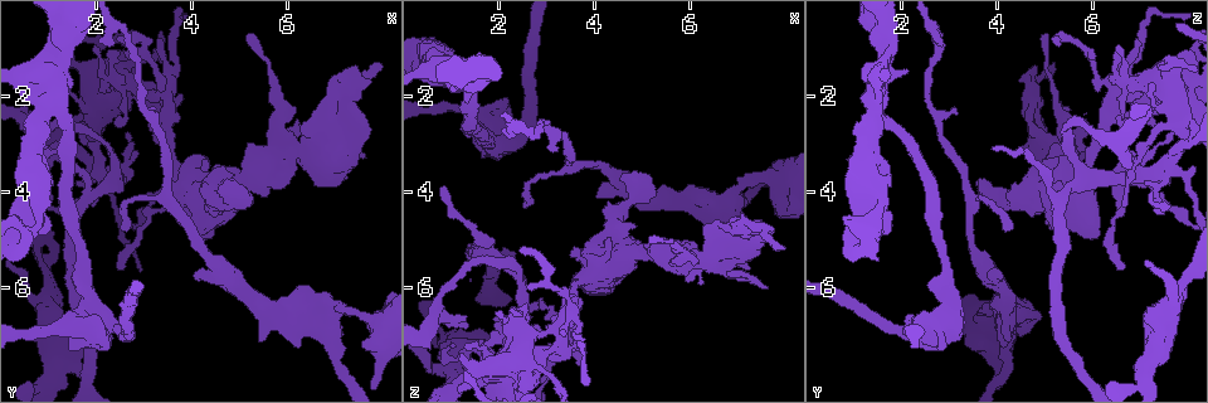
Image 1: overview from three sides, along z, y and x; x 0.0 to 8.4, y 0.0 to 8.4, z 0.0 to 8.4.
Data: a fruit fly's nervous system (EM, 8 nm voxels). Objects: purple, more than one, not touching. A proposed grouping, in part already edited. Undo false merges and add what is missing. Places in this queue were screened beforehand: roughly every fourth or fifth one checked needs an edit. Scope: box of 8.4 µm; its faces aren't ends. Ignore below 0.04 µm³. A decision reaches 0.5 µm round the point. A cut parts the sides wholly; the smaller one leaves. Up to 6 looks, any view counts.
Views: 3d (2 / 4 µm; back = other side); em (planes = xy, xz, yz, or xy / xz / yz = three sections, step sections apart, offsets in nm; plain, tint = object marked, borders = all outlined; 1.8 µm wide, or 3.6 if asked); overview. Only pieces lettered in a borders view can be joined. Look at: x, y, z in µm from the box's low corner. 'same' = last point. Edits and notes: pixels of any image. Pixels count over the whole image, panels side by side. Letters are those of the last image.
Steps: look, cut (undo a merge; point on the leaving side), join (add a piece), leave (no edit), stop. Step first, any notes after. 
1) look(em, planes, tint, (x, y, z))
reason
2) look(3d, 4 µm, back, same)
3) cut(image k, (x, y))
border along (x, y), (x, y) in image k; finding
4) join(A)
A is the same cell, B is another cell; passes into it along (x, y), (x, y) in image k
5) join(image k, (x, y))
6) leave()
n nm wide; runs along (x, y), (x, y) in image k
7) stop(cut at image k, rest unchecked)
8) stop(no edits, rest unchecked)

look(3d, 4 µm, (1.45, 6.70, 2.35))
thick turns thin

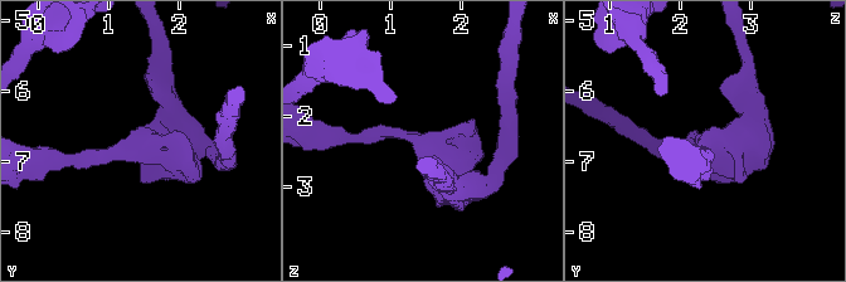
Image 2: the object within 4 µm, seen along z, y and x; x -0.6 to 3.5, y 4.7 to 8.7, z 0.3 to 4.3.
look(em, 3.6 µm, planes, plain, (1.40, 6.70, 2.35))
arms of 200, 420 nm; shape alone is not enough

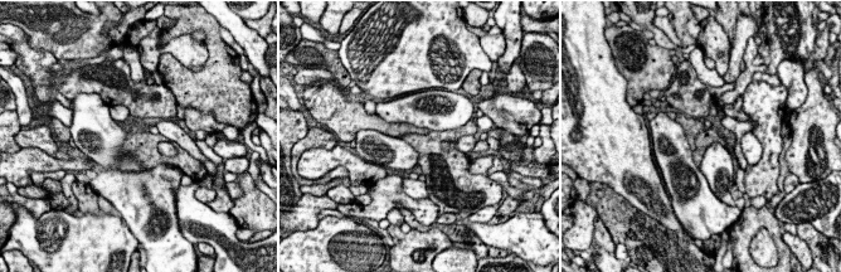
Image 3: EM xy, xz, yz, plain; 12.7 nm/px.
look(em, 3.6 µm, planes, borders, same)

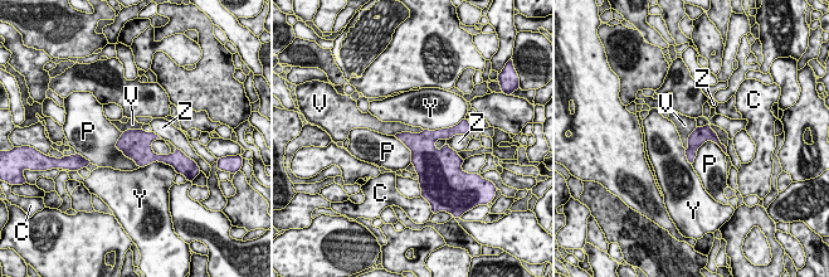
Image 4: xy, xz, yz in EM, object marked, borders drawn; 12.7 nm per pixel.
leave()
200 nm wide; C, P, V, Y and Z are other cells; continuous, no second cell

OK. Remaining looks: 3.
look(em, planes, borders, (2.30, 1.85, 7.50))
thick turns thin

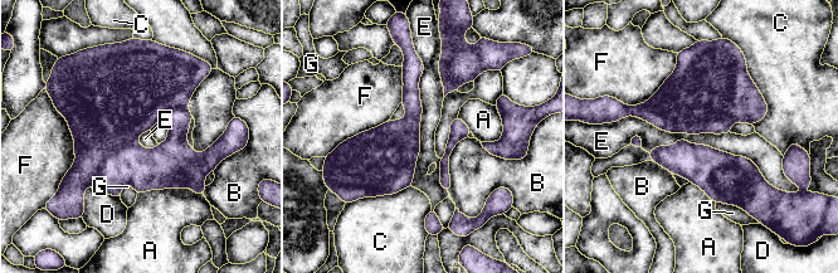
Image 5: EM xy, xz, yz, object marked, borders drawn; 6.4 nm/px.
cut(image 5, (142, 169))
A, B, C, D, E, F and G are other cells; border along (136, 141), (113, 150), (91, 185) in image 5; two cells meet here

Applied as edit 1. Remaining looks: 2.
look(em, planes, plain, (7.95, 1.40, 5.25))
branch stops here

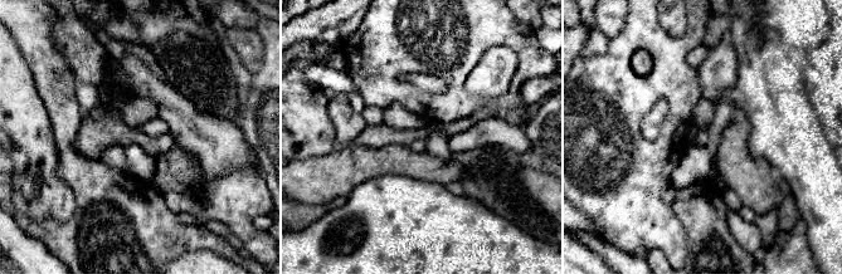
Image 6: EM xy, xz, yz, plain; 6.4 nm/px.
look(em, planes, borders, same)
see the neighbours

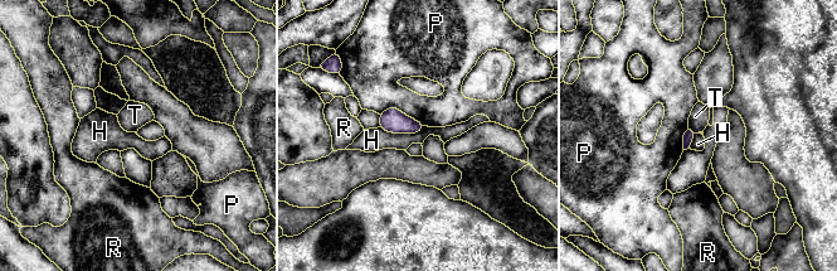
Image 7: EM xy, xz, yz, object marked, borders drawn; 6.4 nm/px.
leave()
H, P, R and T are other cells; border along (380, 126), (392, 132), (424, 126) in image 7; no lettered piece goes on from it

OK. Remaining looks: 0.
stop(cut at image 5, rest unchecked)

